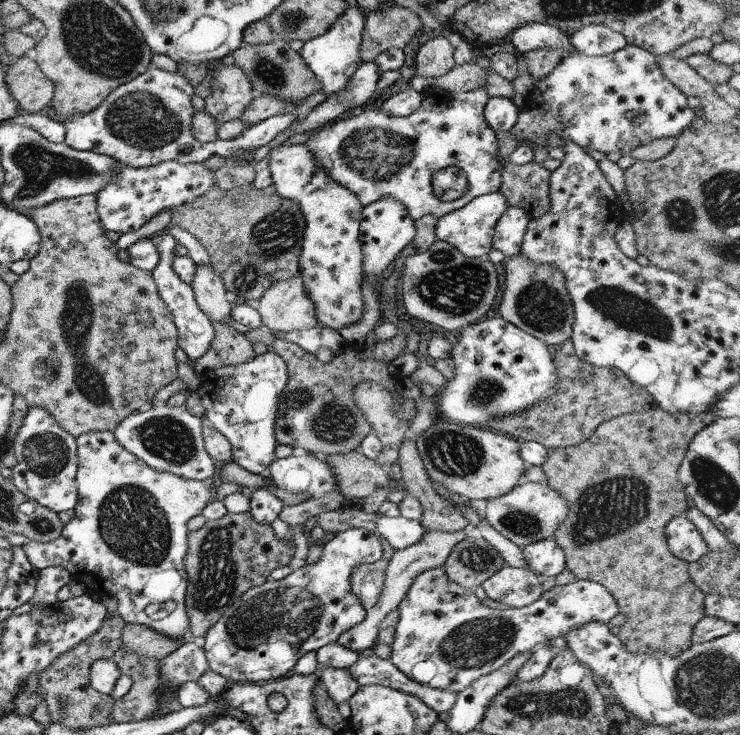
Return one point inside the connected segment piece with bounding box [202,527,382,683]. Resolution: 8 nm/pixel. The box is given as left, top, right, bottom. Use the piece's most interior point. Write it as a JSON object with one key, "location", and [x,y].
{"location":[258,638]}

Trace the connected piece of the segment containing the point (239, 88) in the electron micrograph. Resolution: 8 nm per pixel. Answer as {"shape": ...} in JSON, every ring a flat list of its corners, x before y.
{"shape":[[209,62,210,94,203,98,204,113,217,125,239,119,241,112,256,97,247,76,232,63]]}

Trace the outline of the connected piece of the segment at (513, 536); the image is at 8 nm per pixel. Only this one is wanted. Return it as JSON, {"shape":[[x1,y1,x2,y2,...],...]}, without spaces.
{"shape":[[523,480,509,492,488,499,481,514,495,532,522,548,539,540,551,539,555,528,559,527,561,520,565,520,567,510,567,502,544,482]]}

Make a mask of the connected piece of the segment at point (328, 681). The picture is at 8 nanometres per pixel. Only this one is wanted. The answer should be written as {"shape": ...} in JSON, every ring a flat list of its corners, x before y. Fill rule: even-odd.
{"shape":[[318,666,317,671,319,680,324,684,329,698,335,705,347,702,358,688,355,678,351,678,345,668]]}

